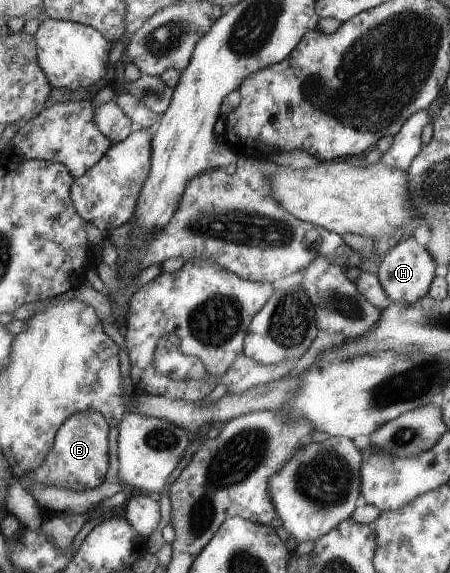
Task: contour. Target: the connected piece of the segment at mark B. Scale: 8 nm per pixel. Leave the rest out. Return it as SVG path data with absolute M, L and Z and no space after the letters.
M79 411L62 424L45 462L32 473L23 475L19 482L33 496L31 486L35 482L45 486L81 490L93 490L103 484L107 462L109 462L109 424L102 413L97 411Z

